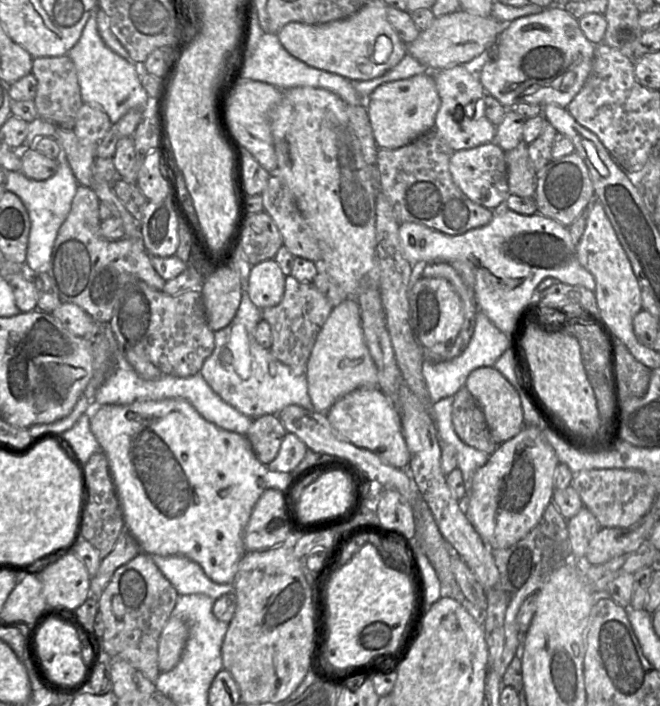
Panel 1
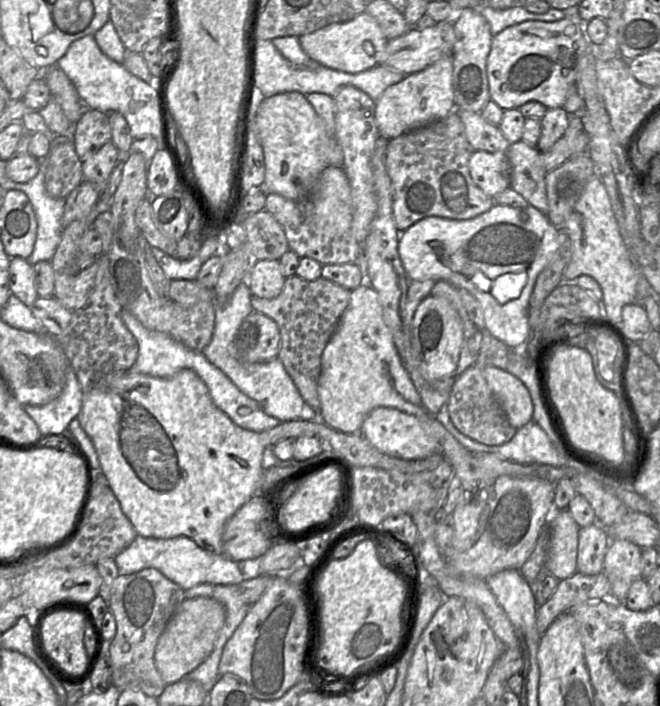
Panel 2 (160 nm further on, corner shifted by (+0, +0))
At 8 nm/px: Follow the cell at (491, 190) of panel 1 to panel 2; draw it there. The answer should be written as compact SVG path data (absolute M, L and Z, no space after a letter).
M474 150L468 167L474 183L491 198L510 186L510 165L506 152Z

